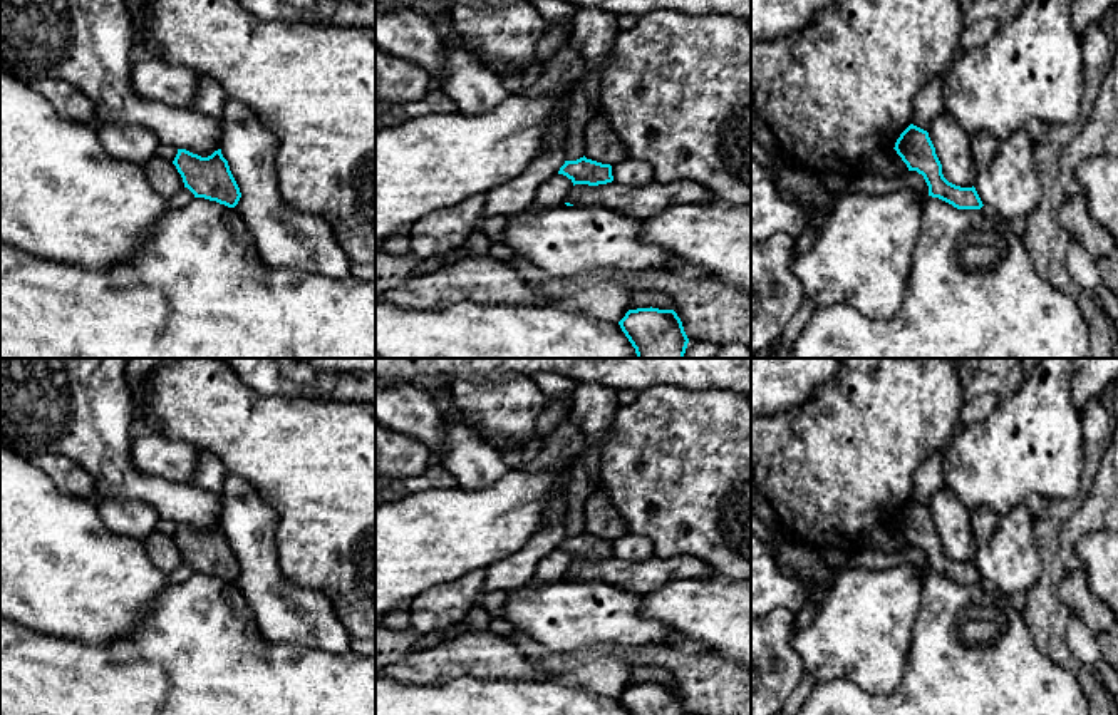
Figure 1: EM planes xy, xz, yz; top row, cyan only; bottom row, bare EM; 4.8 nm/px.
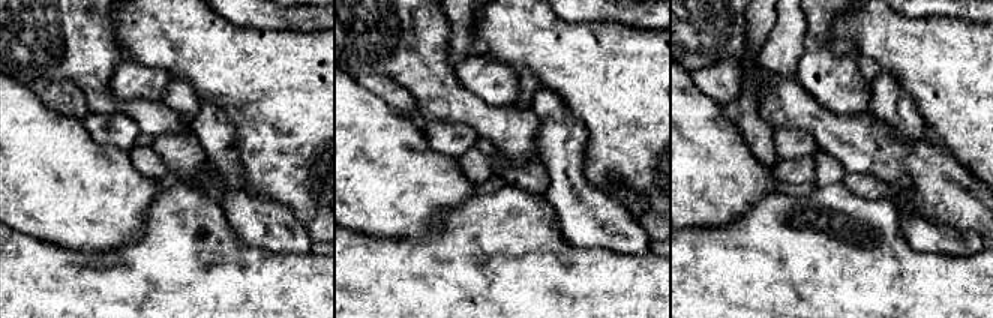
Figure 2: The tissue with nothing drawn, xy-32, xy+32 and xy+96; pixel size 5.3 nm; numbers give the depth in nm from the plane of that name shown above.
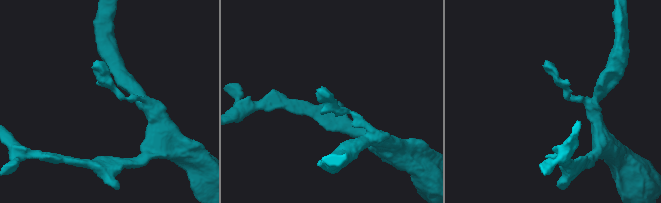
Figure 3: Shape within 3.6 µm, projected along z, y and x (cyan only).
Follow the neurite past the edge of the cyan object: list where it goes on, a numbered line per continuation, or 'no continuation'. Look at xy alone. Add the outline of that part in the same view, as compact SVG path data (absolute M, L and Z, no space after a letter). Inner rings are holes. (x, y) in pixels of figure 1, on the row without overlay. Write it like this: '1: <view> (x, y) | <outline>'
no continuation

